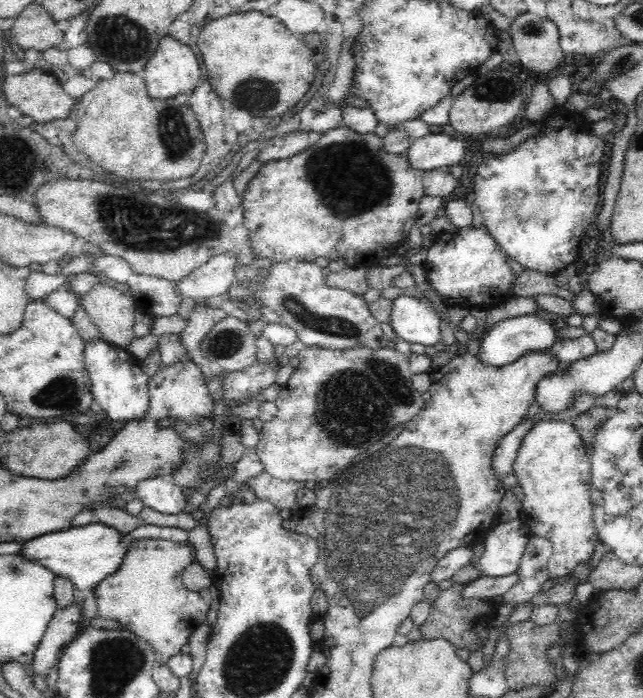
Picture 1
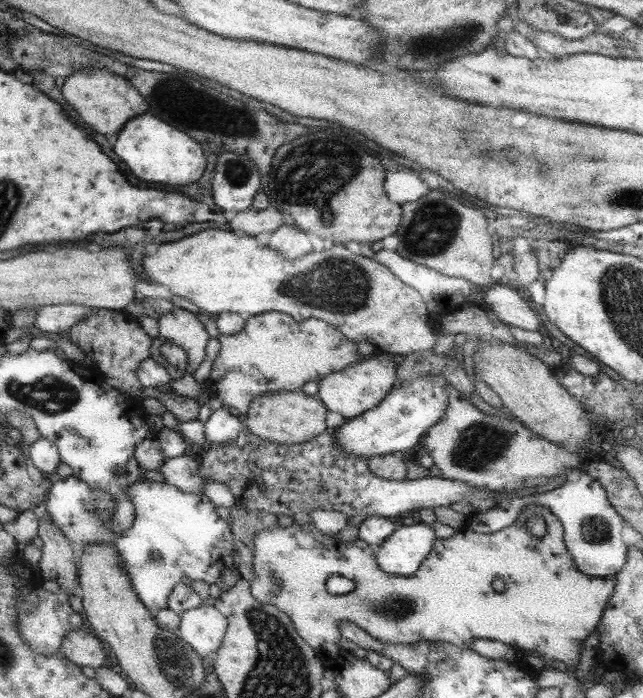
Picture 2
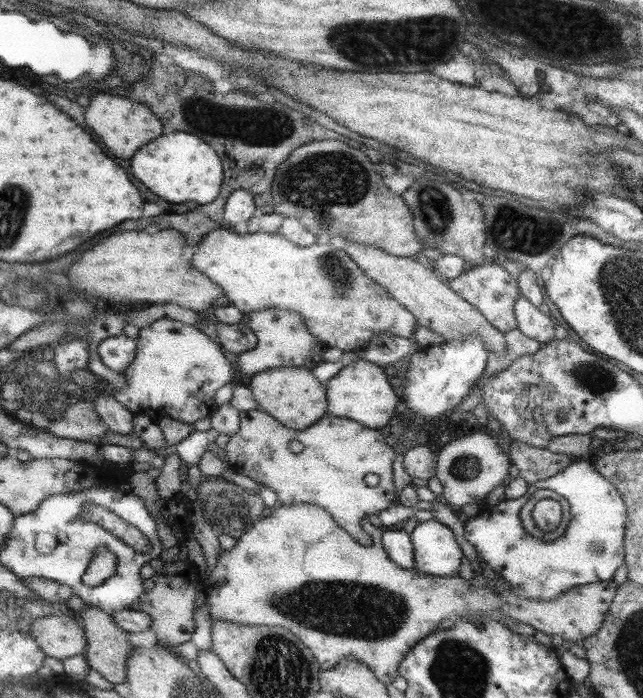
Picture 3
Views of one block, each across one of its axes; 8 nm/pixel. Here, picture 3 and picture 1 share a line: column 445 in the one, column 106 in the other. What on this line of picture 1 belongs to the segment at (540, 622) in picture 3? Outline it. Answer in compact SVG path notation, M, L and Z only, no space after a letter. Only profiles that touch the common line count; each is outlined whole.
M154 538L133 539L117 570L102 579L93 589L97 596L97 616L117 620L122 629L133 632L150 644L155 651L157 663L167 664L172 656L181 654L182 648L189 644L196 625L207 623L209 600L188 590L181 581L184 570L193 560L192 548L186 542Z

